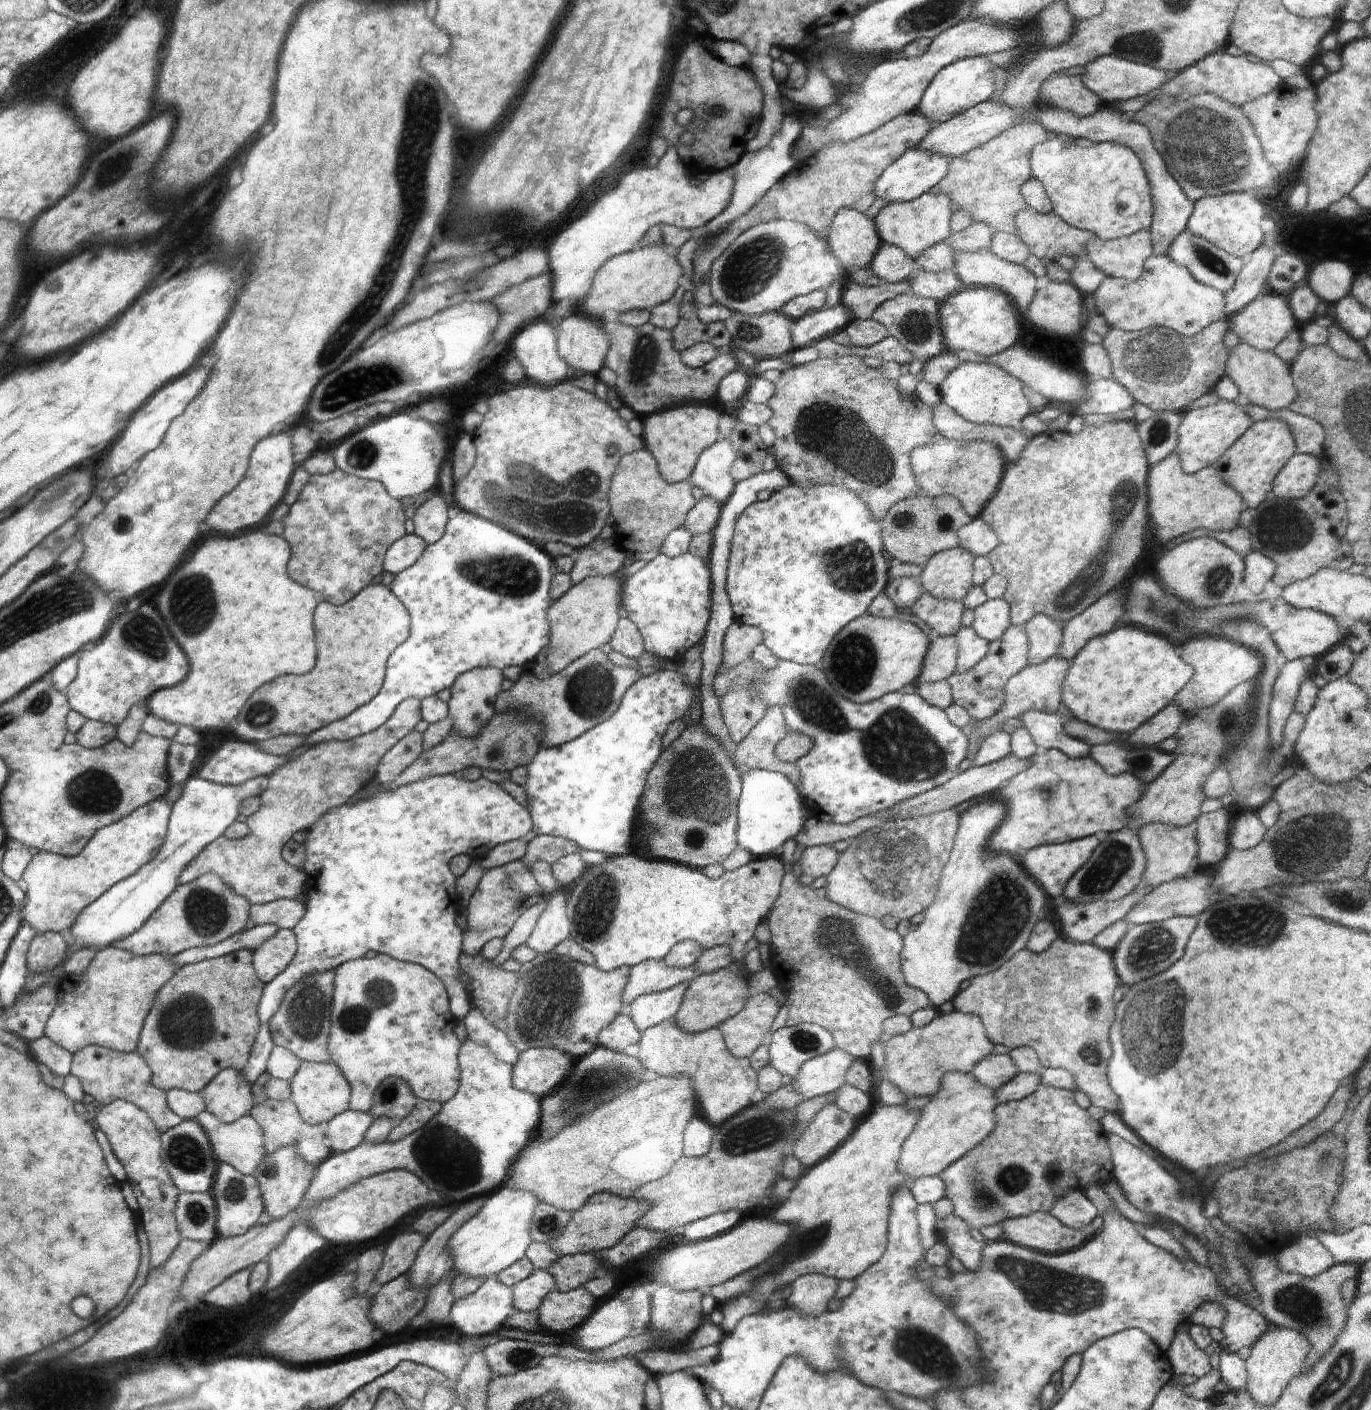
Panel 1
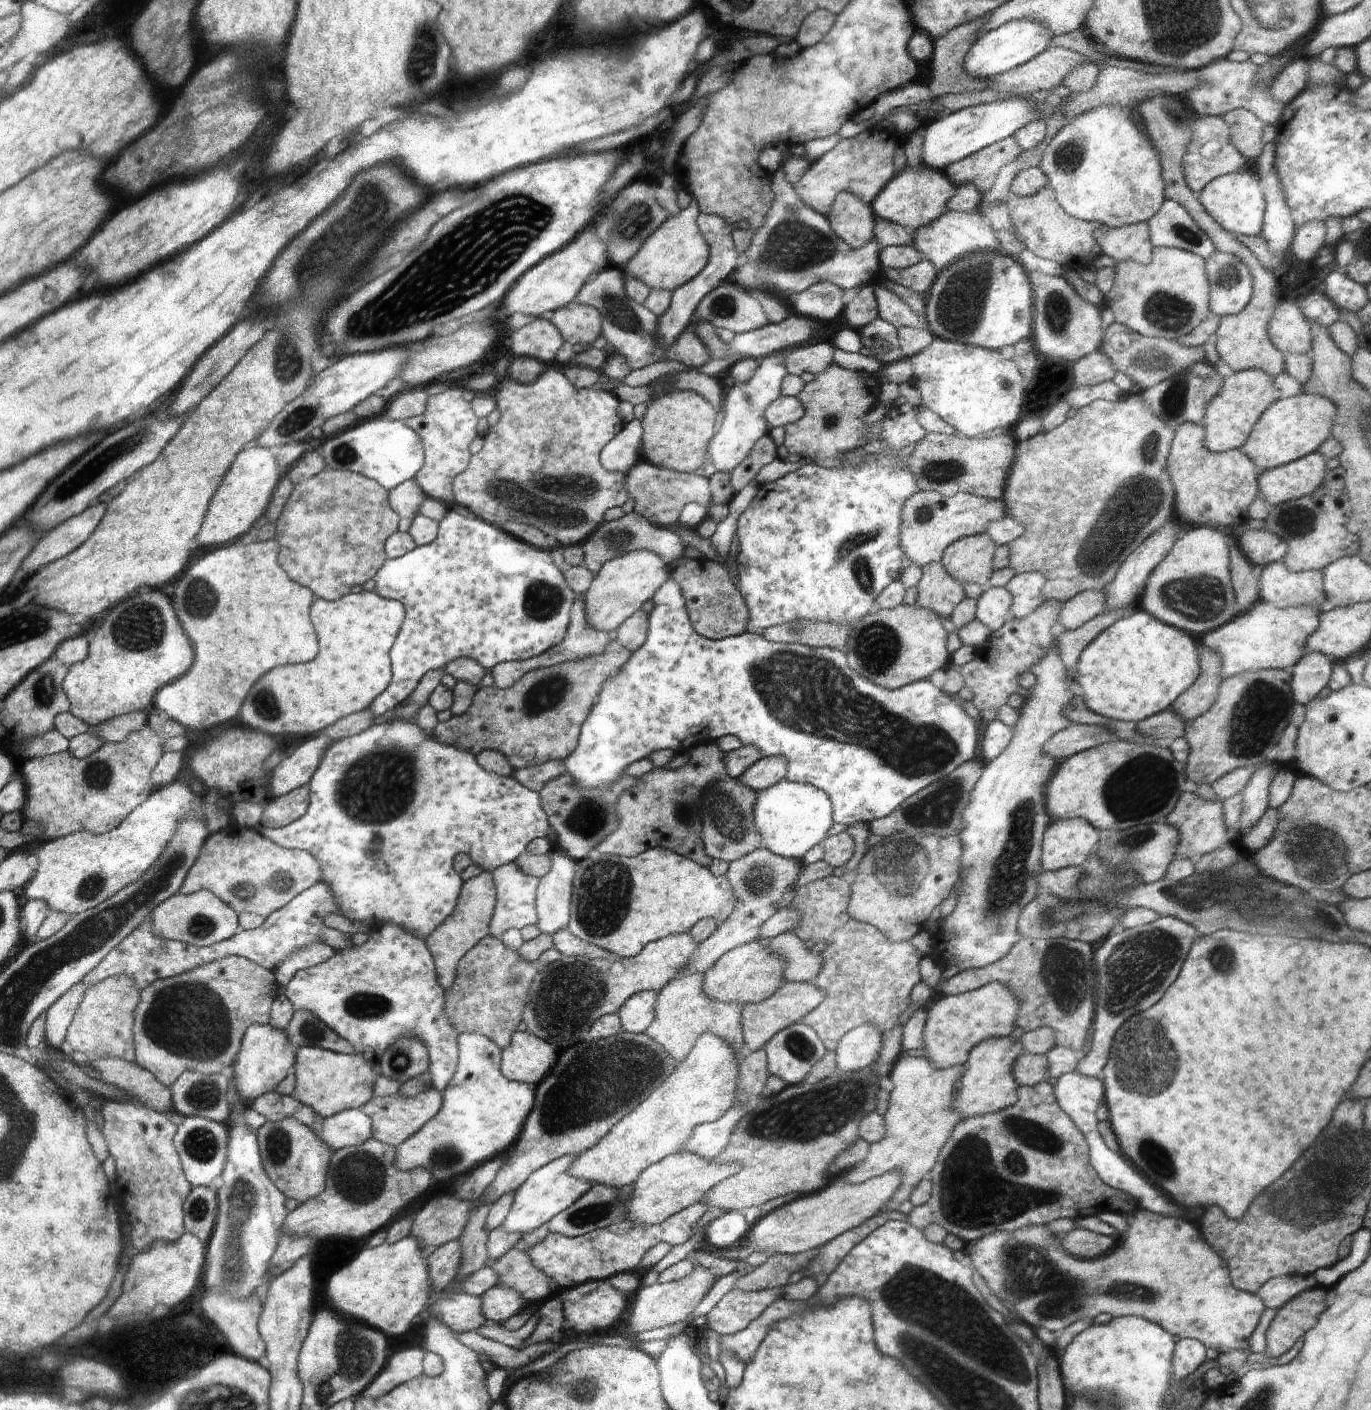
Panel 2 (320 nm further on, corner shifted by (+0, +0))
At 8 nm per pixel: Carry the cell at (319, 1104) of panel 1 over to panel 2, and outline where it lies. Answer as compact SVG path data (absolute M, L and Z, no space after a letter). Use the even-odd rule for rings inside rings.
M317 1046L300 1047L295 1060L295 1091L299 1101L315 1109L325 1118L348 1109L360 1109L374 1098L374 1082L381 1074L380 1064L373 1066L356 1053L332 1052Z

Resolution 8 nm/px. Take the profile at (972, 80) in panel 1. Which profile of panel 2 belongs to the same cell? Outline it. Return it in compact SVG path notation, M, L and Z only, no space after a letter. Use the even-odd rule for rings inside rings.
M1028 17L1009 20L999 27L994 27L982 33L976 39L976 42L966 53L965 71L973 78L984 78L988 75L1006 72L1034 58L1034 56L1048 48L1048 43L1052 37L1054 37L1053 32L1048 27Z

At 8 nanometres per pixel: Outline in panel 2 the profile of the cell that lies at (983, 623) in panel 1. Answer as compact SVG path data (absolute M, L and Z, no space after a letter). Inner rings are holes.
M986 586L977 600L975 618L986 624L991 631L998 631L1003 624L1014 618L1011 610L1014 597L1006 587Z

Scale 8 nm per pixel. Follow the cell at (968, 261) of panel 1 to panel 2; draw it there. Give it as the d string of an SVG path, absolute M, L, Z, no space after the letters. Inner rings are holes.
M948 209L940 218L918 227L912 234L912 244L916 250L923 259L929 260L938 272L955 260L962 259L964 255L974 254L976 251L1002 251L994 227L979 209L972 212Z

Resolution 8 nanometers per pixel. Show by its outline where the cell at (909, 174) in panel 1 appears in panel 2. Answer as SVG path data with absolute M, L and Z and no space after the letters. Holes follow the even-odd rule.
M1016 96L972 105L953 113L950 112L944 117L932 120L932 122L925 122L914 133L920 134L924 138L922 146L924 166L942 171L957 160L964 159L976 151L982 151L984 147L992 143L1014 136L1019 128L1026 127L1038 116L1040 114L1033 103L1029 104L1026 100Z

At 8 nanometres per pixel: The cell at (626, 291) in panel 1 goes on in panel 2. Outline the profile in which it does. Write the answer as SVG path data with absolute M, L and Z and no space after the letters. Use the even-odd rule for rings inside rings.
M697 197L691 199L686 209L673 214L646 240L632 260L622 269L625 276L637 278L652 289L675 291L690 282L710 262L710 245L696 224Z

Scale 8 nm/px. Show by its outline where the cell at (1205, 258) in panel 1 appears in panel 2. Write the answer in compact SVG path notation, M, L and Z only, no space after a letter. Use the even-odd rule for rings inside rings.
M1165 199L1148 223L1154 247L1189 250L1204 260L1215 251L1213 240L1198 228L1188 211L1175 200Z

